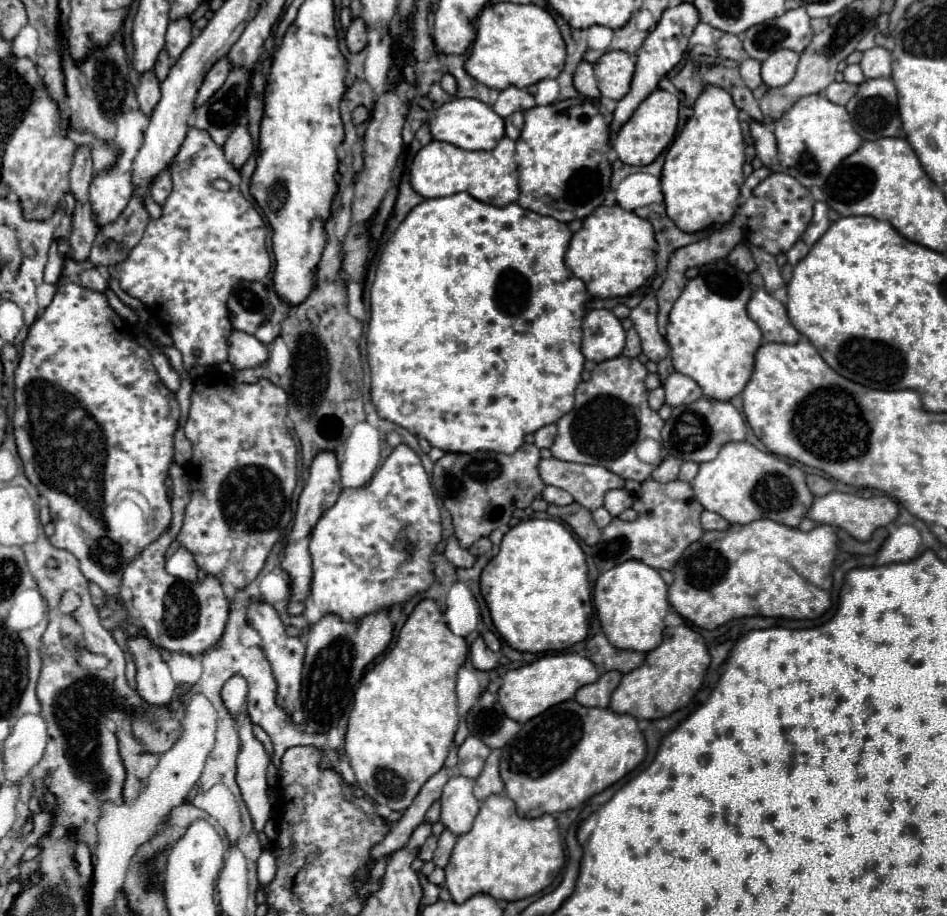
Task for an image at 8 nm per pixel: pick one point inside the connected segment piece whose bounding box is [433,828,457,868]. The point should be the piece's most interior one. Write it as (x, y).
(447, 840)

